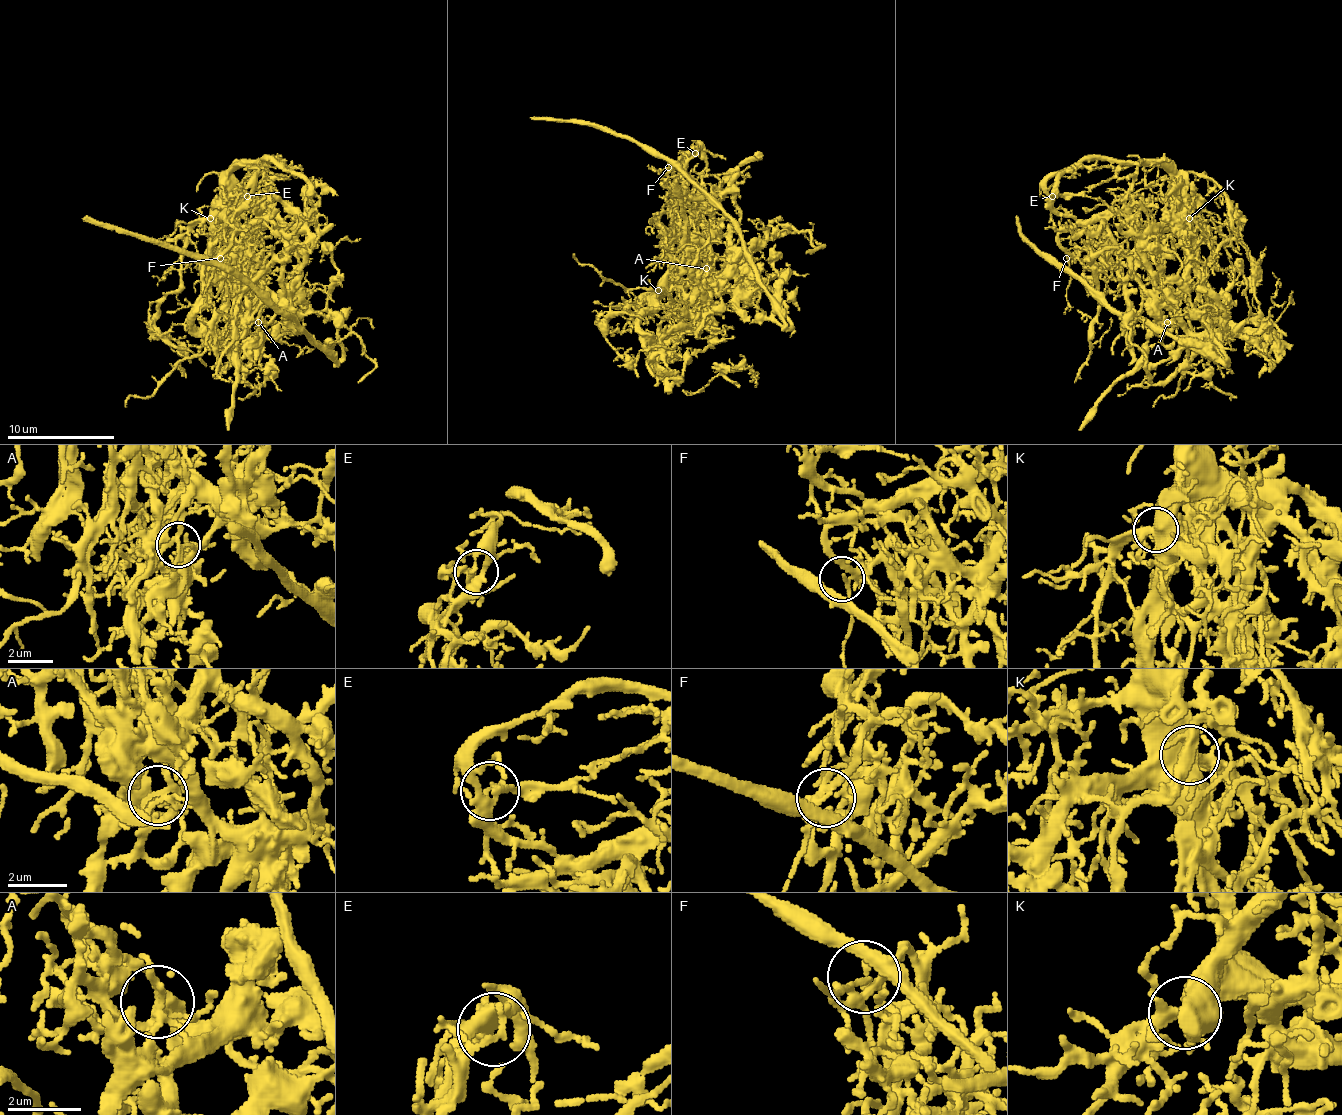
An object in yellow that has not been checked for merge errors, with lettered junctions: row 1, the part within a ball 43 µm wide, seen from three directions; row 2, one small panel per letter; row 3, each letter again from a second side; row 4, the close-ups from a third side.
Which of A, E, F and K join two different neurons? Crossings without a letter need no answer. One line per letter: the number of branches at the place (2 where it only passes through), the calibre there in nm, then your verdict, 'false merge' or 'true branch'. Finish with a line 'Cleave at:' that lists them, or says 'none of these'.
A: 5 branches meet; 190 nm thick; false merge
E: 5 branches meet; 280 nm thick; true branch
F: 5 branches meet; 200 nm thick; true branch
K: 4 branches meet; 550 nm thick; false merge
Cleave at: A, K

